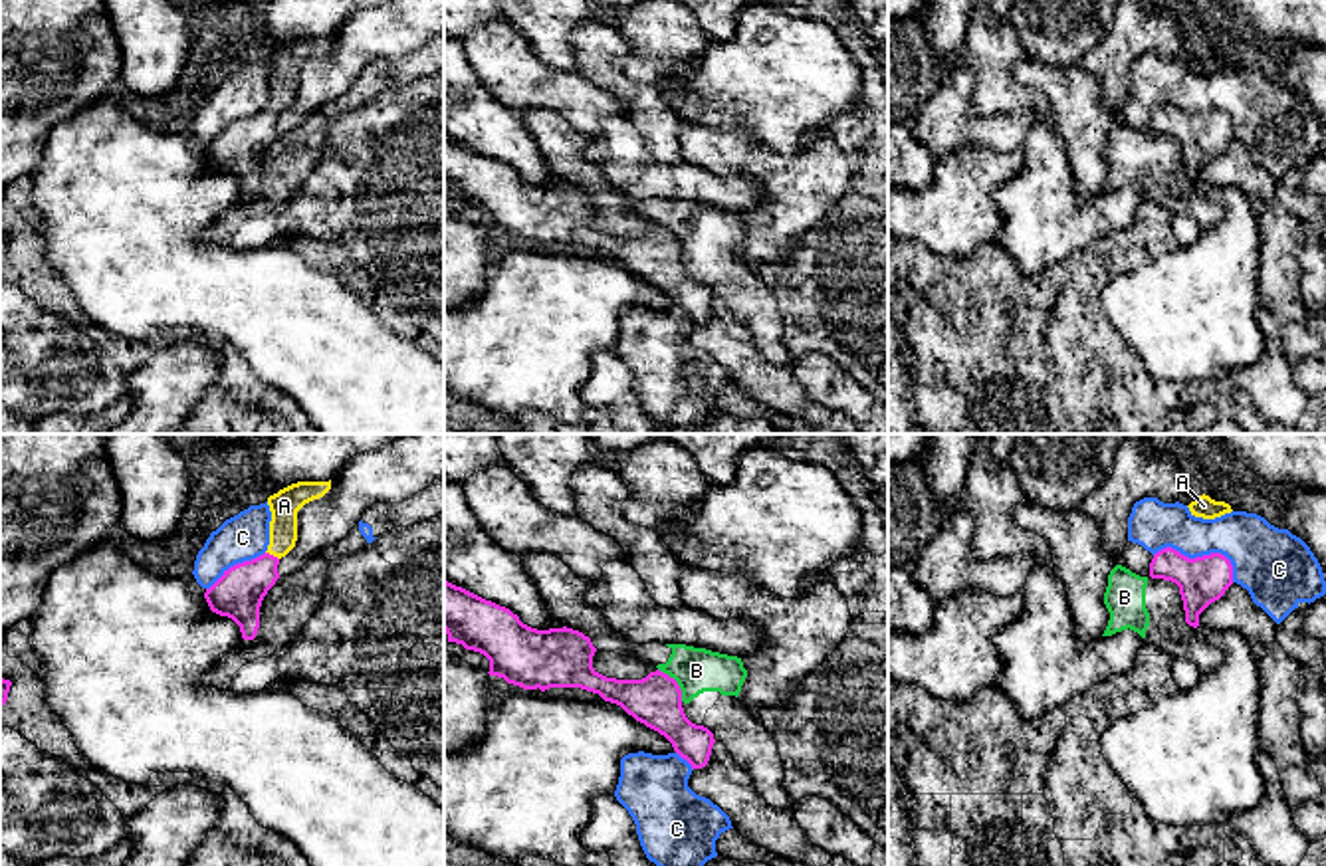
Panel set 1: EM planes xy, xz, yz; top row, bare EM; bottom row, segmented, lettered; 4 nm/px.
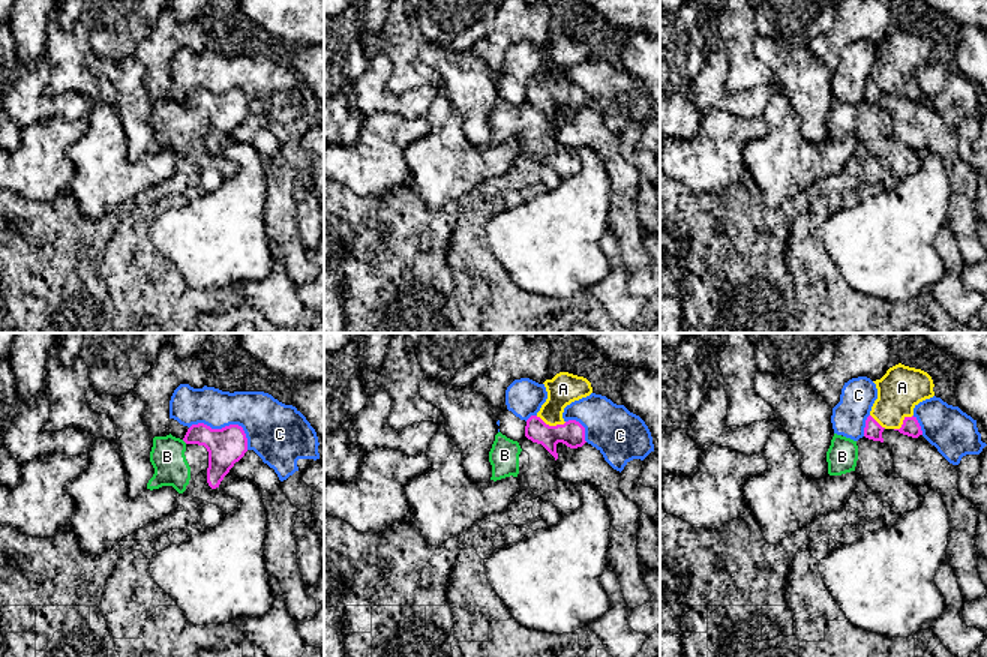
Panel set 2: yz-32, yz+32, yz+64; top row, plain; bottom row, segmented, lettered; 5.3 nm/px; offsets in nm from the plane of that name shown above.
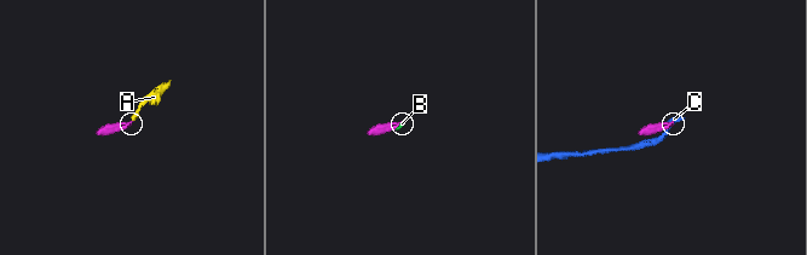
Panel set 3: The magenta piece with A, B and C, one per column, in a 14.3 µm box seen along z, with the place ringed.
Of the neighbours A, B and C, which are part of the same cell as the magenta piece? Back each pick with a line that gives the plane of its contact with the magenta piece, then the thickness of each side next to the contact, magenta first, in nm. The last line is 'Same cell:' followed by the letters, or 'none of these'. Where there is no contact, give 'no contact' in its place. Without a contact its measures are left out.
A: meets magenta in xy; 200 nm thick on the magenta side, 120 nm on the other
Same cell: A

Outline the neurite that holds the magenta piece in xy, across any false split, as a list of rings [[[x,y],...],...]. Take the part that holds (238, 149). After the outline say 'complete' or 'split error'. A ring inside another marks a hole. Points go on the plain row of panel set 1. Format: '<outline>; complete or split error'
[[[297,38],[268,54],[272,67],[268,107],[238,119],[204,149],[212,168],[232,174],[244,196],[254,196],[260,184],[260,162],[279,135],[277,121],[297,97],[297,67],[323,54],[329,38]]]; split error

